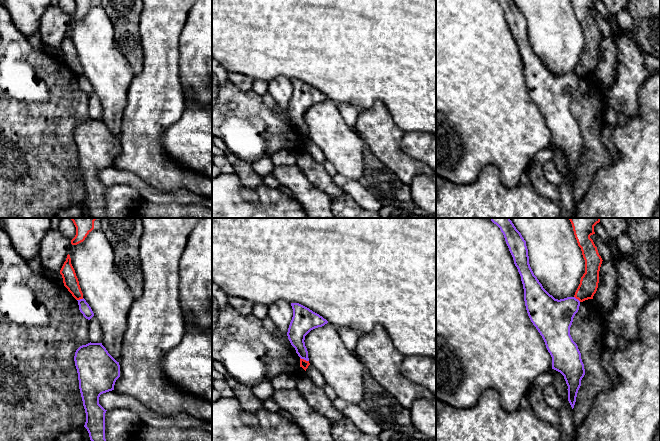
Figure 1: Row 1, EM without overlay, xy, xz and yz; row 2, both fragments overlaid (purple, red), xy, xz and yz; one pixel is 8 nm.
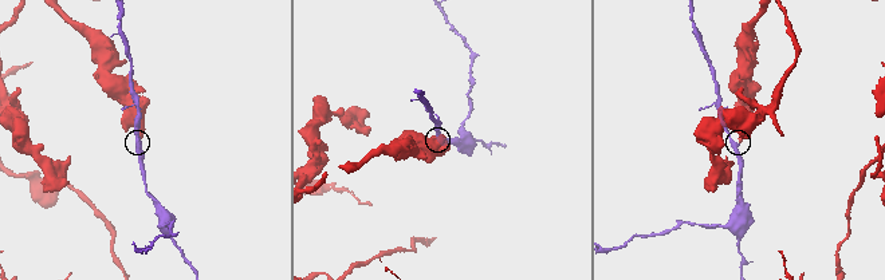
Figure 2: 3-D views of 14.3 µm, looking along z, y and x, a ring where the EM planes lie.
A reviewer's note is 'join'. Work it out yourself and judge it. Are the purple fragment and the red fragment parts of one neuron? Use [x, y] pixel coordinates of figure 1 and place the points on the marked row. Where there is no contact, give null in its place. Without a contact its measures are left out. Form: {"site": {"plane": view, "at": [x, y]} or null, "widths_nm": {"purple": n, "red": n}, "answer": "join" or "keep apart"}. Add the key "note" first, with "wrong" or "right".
{"note": "wrong", "site": {"plane": "xz", "at": [304, 359]}, "widths_nm": {"purple": 160, "red": 70}, "answer": "keep apart"}

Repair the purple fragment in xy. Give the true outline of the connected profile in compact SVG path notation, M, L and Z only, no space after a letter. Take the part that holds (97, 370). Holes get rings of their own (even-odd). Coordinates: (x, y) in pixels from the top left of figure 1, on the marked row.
M102 343L80 346L74 356L79 389L86 413L84 427L91 441L106 441L105 410L99 404L101 394L114 390L120 377L120 365Z

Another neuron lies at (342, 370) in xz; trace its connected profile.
M327 323L305 336L309 363L321 373L341 401L359 404L364 397L364 364L343 344L337 328Z

